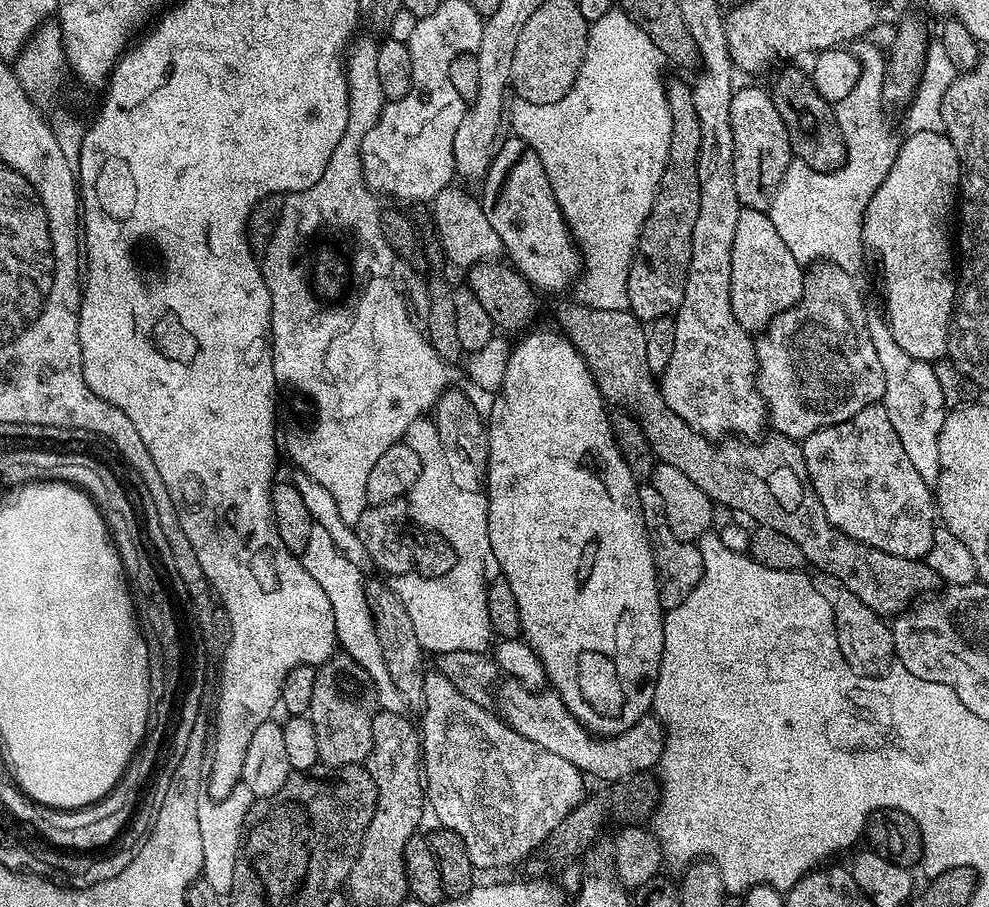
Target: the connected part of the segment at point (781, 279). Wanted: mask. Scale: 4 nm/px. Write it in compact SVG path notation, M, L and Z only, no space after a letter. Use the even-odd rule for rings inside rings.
M753 208L741 210L730 250L730 306L740 325L750 334L763 333L775 316L800 301L805 279L805 269L790 254L778 230L774 230L768 213Z

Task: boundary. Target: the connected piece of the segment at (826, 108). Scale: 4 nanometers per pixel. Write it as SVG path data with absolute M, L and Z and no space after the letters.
M784 68L770 87L770 95L786 126L793 157L816 172L832 174L843 165L844 139L836 121L835 107L814 86L811 75L800 68Z

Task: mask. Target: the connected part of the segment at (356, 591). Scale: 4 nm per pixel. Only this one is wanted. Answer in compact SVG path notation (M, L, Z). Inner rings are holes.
M313 523L310 530L310 542L306 542L306 550L302 557L306 574L322 586L326 599L330 602L330 610L334 610L334 626L339 647L354 662L358 662L372 679L372 686L376 694L379 707L385 712L405 711L405 697L394 686L394 678L390 678L390 670L386 670L386 658L382 658L382 645L378 642L378 634L374 630L374 622L370 614L370 606L364 589L365 573L358 570L357 566L349 561L334 546L326 526Z

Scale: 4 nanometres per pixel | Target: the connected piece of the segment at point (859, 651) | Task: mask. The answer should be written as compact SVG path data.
M816 572L812 576L814 590L830 604L835 616L835 634L838 638L839 649L846 658L847 665L858 674L859 677L877 679L884 671L887 671L895 655L893 646L893 634L891 625L876 612L870 610L864 602L855 597L840 579L825 572Z

